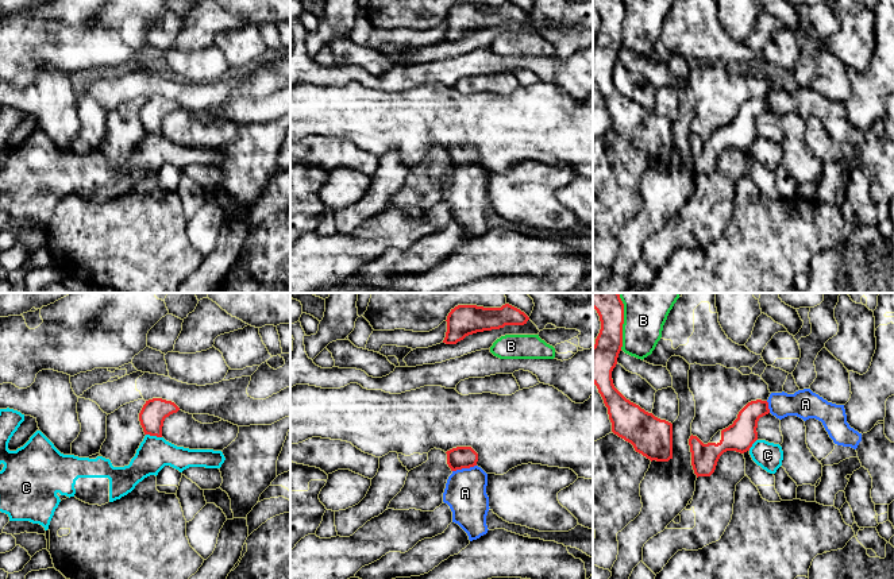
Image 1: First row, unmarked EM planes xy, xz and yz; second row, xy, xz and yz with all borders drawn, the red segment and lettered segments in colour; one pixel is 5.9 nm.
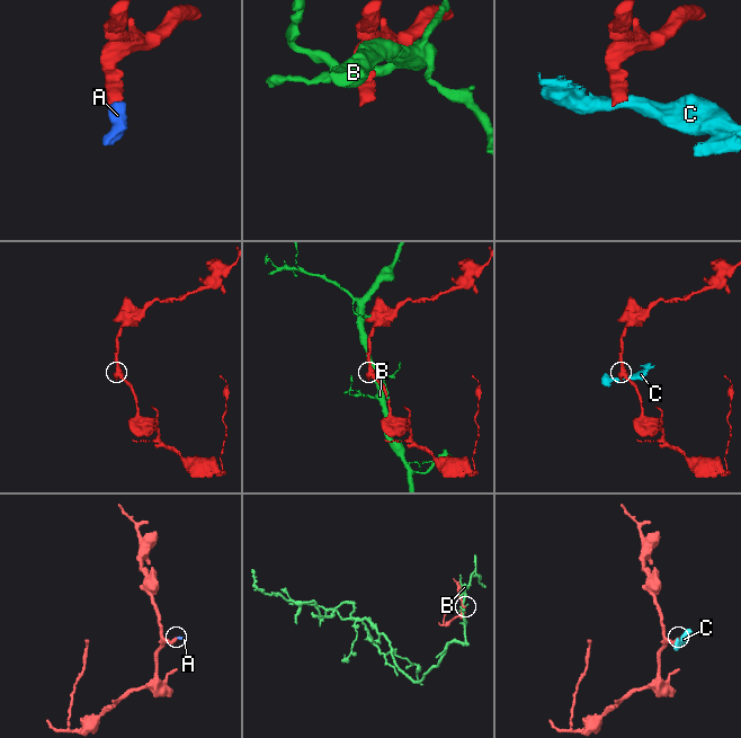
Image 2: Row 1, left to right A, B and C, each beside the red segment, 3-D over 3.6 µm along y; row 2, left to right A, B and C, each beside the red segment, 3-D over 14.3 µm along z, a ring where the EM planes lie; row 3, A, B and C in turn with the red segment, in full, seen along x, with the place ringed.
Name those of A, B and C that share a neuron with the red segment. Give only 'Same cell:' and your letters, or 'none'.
Same cell: A

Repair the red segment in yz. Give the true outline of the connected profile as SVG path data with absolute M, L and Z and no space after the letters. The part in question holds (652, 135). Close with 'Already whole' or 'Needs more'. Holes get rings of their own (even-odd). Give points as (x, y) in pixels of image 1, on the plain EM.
M593 0L601 27L593 43L593 81L608 105L612 130L647 157L673 157L673 121L627 97L613 82L612 69L623 45L623 0Z. Already whole

